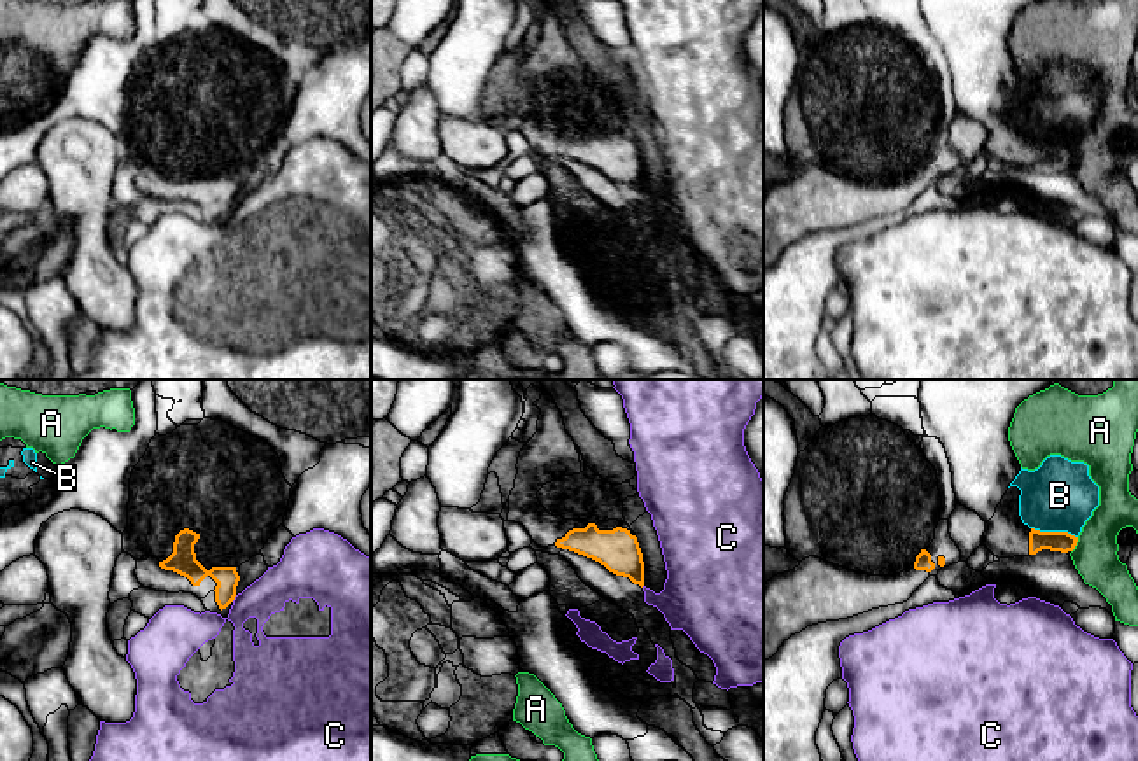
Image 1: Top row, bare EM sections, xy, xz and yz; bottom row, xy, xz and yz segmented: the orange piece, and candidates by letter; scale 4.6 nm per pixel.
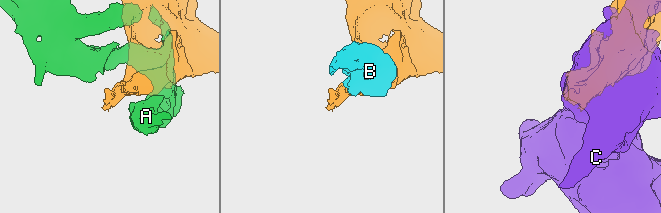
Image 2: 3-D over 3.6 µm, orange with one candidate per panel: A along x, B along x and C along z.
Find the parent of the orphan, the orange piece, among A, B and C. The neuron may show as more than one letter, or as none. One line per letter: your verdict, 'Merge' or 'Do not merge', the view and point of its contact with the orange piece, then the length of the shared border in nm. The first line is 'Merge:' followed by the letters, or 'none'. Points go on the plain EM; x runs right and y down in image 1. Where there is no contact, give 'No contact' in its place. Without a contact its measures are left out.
Merge: none
A: Do not merge. Touches orange at yz (1075, 153). Shared border 80 nm
B: Do not merge. Touches orange at yz (1054, 140). Shared border 220 nm
C: Do not merge. Touches orange at xy (233, 207). Shared border 40 nm

